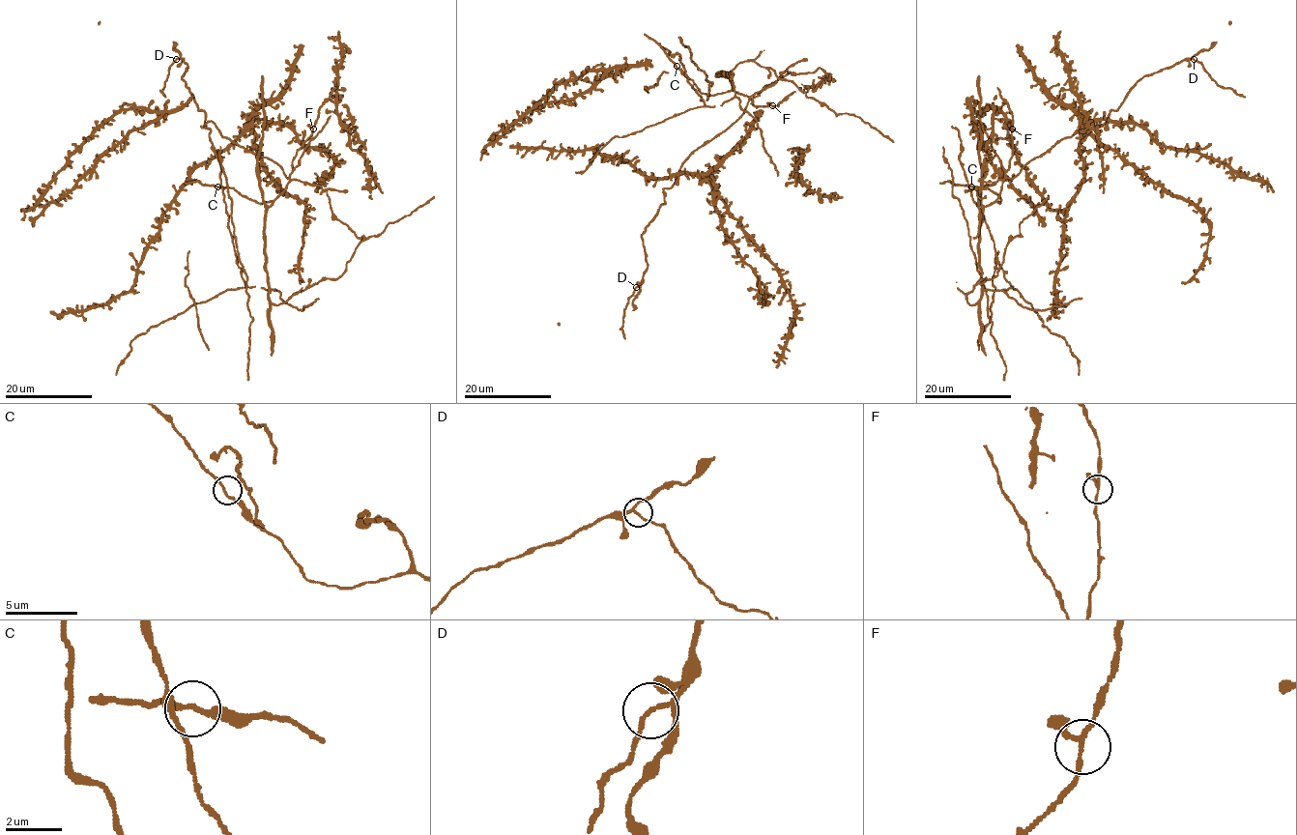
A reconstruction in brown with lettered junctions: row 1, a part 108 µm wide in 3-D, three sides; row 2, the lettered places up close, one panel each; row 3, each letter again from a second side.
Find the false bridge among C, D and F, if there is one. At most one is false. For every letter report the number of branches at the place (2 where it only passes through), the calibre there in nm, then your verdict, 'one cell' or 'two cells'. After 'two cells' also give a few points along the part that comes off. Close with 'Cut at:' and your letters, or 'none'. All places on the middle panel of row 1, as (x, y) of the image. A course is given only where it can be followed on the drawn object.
C: branches 3; calibre 140 nm; one cell
D: branches 3; calibre 110 nm; one cell
F: branches 3; calibre 160 nm; one cell
Cut at: none

